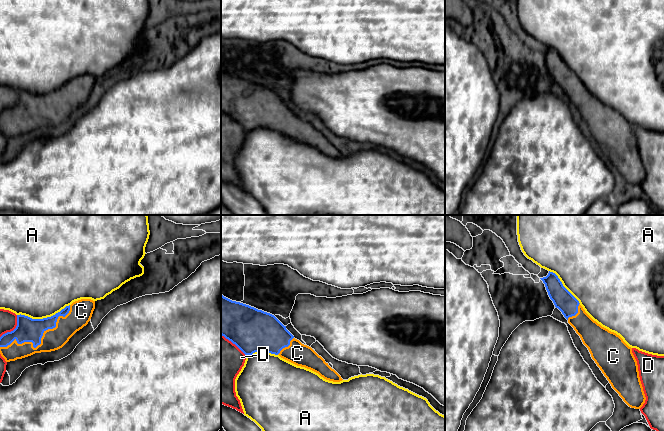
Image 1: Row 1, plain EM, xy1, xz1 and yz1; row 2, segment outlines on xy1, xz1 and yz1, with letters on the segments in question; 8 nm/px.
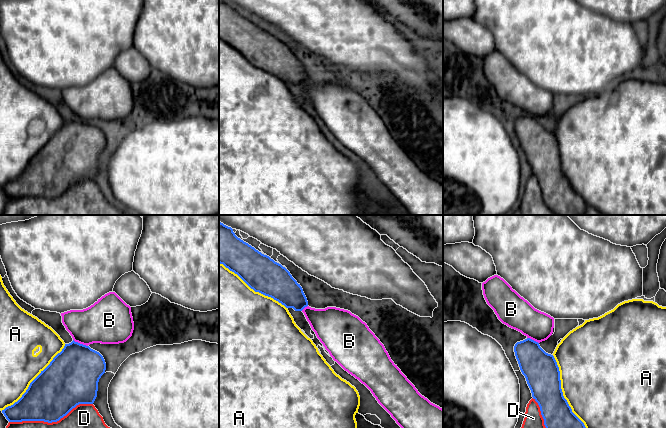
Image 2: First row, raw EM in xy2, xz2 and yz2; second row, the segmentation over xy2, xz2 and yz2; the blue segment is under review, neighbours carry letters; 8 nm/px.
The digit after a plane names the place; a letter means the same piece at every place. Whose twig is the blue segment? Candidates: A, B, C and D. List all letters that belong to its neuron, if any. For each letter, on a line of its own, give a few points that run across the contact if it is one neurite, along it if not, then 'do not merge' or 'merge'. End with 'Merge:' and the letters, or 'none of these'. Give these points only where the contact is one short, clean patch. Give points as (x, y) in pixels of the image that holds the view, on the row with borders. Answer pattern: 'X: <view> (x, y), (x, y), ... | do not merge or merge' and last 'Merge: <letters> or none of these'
A: do not merge
B: xy2 (73, 339), (87, 346) | do not merge
C: merge
D: do not merge
Merge: C

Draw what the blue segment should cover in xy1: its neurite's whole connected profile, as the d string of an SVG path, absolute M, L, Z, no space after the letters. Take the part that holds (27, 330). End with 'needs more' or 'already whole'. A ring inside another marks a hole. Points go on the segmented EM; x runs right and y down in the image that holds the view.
M81 299L66 306L51 317L32 319L25 315L17 315L16 328L0 337L0 354L6 362L10 362L31 356L35 353L58 350L62 348L77 331L88 324L94 309L95 301L91 299Z; needs more

